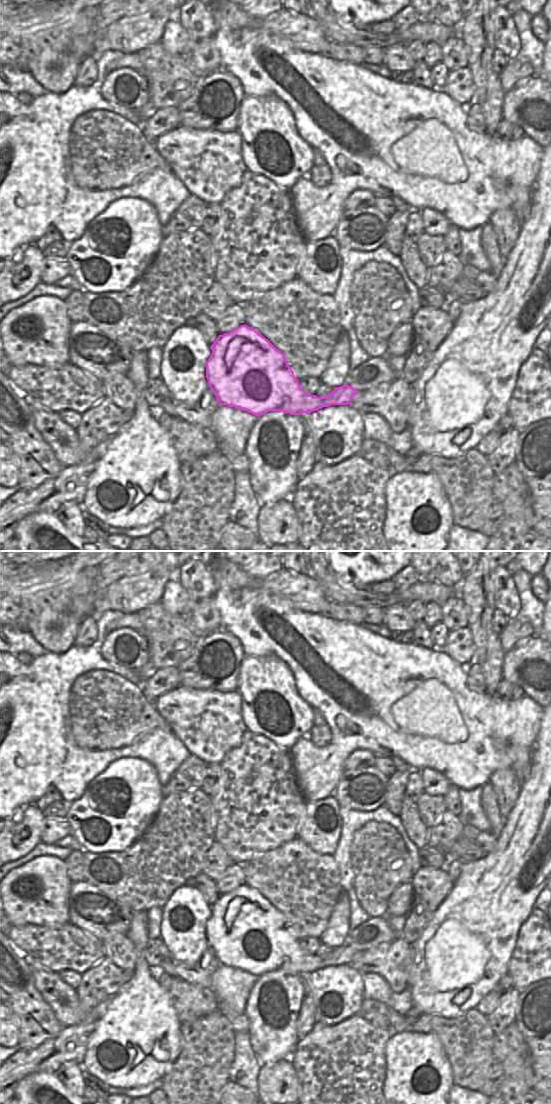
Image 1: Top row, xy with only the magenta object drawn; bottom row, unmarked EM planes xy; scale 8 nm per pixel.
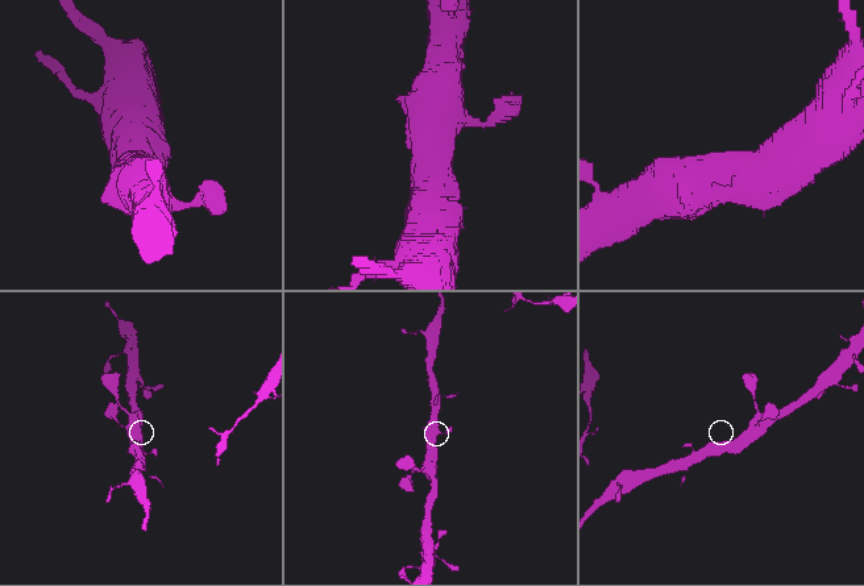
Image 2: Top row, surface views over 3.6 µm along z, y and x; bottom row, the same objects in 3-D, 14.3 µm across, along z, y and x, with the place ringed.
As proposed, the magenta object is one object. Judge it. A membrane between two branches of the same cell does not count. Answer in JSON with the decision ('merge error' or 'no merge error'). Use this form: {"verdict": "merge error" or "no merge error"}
{"verdict": "no merge error"}

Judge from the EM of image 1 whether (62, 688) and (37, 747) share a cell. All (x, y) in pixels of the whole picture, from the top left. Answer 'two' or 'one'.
two

